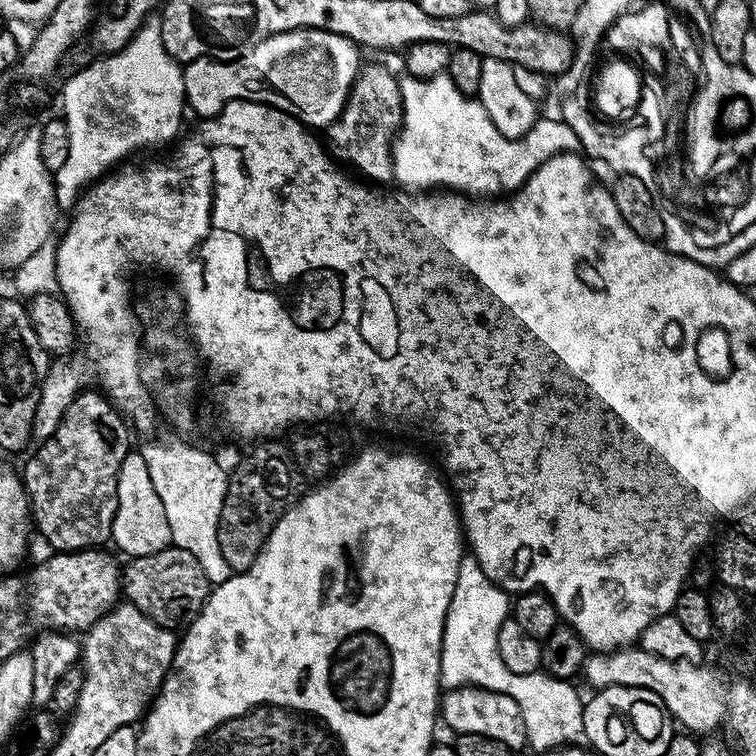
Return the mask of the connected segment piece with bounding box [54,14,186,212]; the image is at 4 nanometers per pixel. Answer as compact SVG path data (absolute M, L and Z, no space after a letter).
M150 14L144 20L143 26L126 47L116 53L96 58L96 61L74 75L65 84L62 92L62 114L71 143L67 148L66 160L54 172L55 196L59 209L64 212L73 209L80 191L101 179L107 171L122 161L129 159L129 155L142 146L166 142L174 137L180 126L182 112L186 110L184 96L183 67L162 45L161 20L156 14Z

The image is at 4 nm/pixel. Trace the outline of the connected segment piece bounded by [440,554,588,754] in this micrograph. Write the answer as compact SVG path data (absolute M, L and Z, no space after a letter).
M466 554L458 566L458 582L454 582L454 598L450 598L450 606L444 623L444 637L440 647L440 682L445 689L450 688L485 688L498 694L506 694L518 702L518 710L522 710L522 722L526 722L528 735L527 747L536 752L551 753L553 748L565 746L584 746L588 744L586 726L584 725L585 701L576 693L576 684L570 680L555 680L553 676L535 672L534 674L514 674L506 670L506 662L502 662L502 654L498 654L498 630L504 620L510 616L510 596L490 578L486 578L486 570L471 554Z

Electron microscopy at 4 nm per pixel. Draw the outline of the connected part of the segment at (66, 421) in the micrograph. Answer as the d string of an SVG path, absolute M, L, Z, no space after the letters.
M84 390L73 398L60 419L55 436L37 447L40 449L36 456L29 458L28 465L22 471L31 519L36 519L37 530L57 553L80 552L83 548L104 546L112 539L112 523L118 510L118 470L130 451L130 444L128 428L124 425L125 417L117 411L107 395L96 392Z

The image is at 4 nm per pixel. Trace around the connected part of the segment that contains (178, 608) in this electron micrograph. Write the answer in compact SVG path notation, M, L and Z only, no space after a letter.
M176 545L163 548L157 554L131 557L121 571L121 591L136 609L142 610L152 621L173 630L185 627L195 620L204 608L212 585L198 558Z

